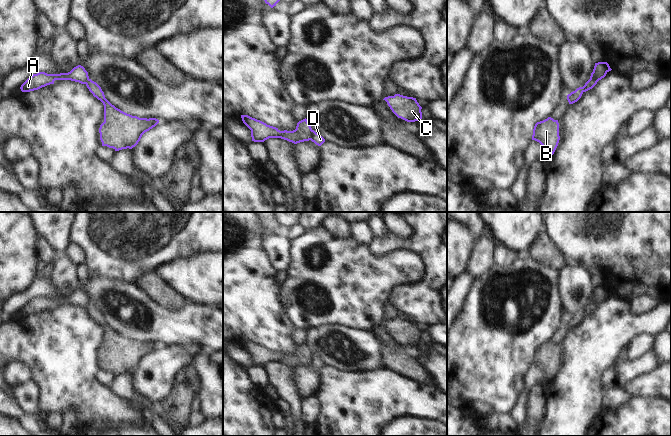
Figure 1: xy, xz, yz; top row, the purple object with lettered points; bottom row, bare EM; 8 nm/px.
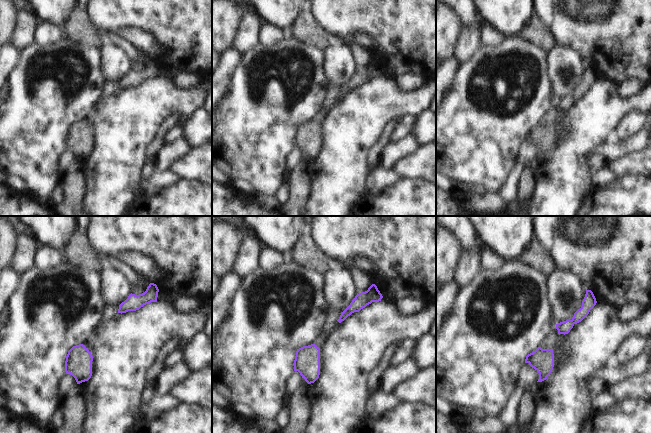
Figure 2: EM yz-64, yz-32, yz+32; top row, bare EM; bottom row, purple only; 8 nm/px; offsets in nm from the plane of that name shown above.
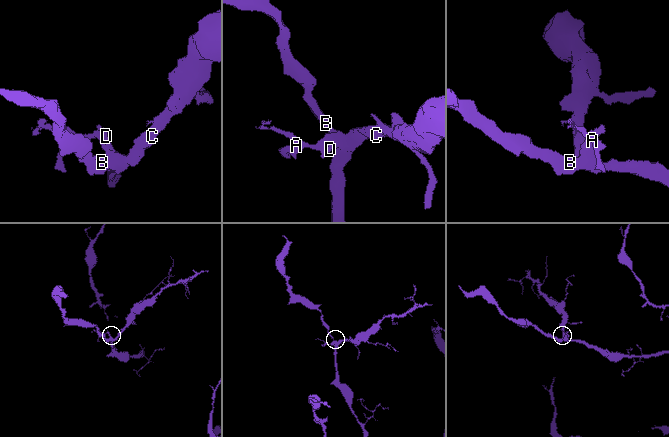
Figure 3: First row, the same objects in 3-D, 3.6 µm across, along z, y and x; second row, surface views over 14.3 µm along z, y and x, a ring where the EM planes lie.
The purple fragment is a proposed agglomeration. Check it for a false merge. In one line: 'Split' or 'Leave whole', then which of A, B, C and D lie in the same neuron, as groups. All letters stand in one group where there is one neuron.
Split. Groups: A / B C D

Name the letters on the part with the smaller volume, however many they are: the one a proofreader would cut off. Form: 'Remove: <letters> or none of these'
Remove: A

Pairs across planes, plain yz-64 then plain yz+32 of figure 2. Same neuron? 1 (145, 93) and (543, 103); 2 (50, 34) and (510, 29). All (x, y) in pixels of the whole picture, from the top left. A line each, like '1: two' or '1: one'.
1: two
2: two

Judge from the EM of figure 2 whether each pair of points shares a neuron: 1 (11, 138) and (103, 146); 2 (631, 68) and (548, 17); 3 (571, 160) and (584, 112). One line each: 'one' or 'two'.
1: two
2: one
3: one

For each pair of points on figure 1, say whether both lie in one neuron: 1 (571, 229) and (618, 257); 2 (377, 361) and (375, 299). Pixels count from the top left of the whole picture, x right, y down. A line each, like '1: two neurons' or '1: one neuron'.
1: one neuron
2: two neurons

